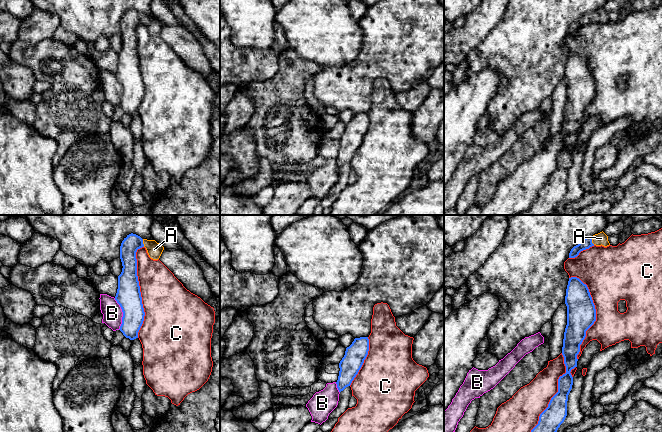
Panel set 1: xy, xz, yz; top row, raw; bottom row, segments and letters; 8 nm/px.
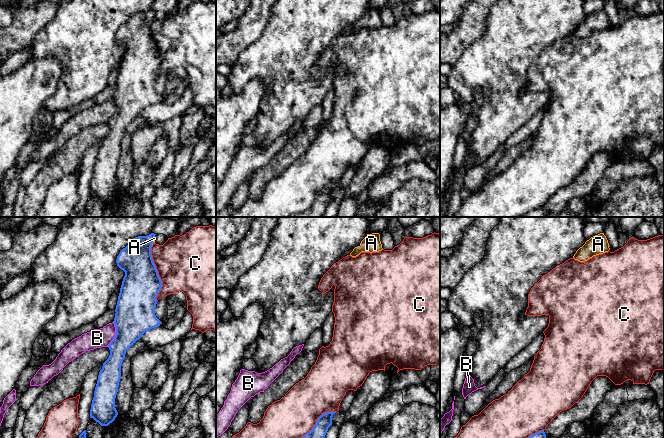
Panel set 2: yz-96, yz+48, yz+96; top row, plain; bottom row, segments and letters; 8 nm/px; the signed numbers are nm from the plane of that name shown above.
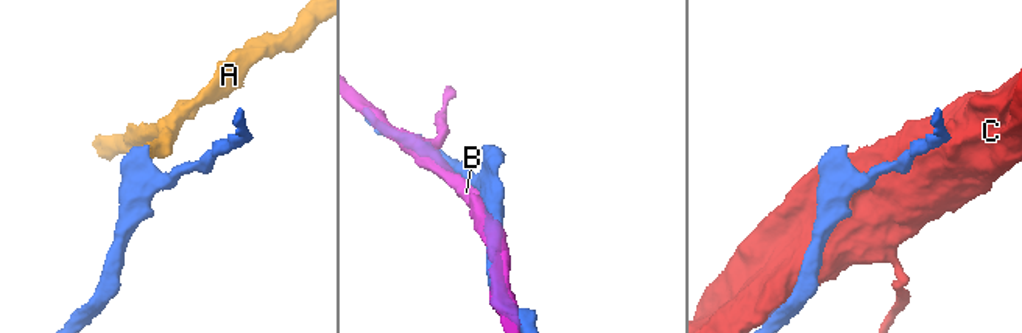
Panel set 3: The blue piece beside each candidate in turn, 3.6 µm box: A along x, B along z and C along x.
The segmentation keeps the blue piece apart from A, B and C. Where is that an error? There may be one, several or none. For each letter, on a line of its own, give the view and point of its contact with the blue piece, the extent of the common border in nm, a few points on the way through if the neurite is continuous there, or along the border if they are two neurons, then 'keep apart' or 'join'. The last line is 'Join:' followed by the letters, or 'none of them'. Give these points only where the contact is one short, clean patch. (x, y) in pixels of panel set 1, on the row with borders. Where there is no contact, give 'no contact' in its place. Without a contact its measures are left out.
A: meets blue in xy at (142, 243); contact 70 nm long; runs through xy (129, 246), (132, 243), (142, 243), (147, 243), (154, 249); join
B: meets blue in xy at (123, 314); contact 260 nm long; keep apart
C: meets blue in xy at (139, 291); contact 750 nm long; keep apart
Join: A

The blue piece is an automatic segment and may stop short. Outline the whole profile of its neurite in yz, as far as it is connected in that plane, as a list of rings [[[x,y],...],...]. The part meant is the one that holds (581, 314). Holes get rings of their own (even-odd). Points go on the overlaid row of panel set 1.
[[[569,278],[565,304],[567,325],[564,332],[562,355],[566,373],[558,379],[558,392],[551,398],[548,407],[540,414],[538,424],[531,432],[557,432],[567,416],[568,395],[572,389],[571,370],[577,367],[580,345],[586,331],[596,321],[596,309],[589,289],[579,278]]]

